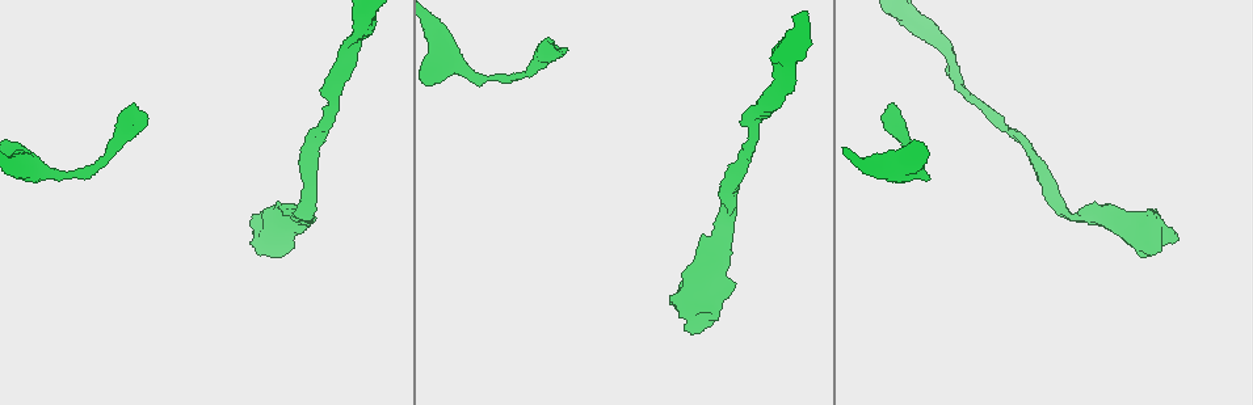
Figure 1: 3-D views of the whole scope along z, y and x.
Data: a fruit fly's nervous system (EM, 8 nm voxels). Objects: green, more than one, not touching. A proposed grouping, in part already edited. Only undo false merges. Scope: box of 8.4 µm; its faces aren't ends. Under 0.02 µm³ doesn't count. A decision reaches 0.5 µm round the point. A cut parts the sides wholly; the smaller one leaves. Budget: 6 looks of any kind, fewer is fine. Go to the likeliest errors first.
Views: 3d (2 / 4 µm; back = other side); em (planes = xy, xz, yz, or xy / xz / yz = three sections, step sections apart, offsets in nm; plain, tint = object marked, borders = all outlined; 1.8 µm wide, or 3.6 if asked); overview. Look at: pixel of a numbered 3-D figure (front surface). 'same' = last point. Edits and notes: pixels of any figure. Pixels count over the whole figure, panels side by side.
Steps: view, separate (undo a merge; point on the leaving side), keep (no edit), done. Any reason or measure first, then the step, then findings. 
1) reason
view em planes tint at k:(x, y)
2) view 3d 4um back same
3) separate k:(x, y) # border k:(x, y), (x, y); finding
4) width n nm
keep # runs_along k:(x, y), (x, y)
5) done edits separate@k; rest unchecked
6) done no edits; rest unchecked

calibre changes
view 3d 4um at 1:(72, 172)

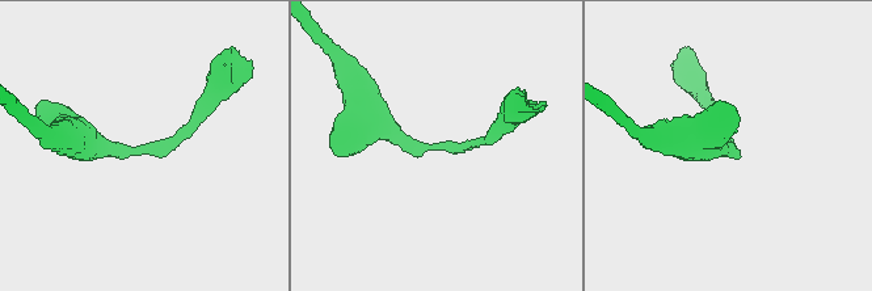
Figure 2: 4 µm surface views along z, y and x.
need the tissue
view em planes tint at 2:(141, 147)

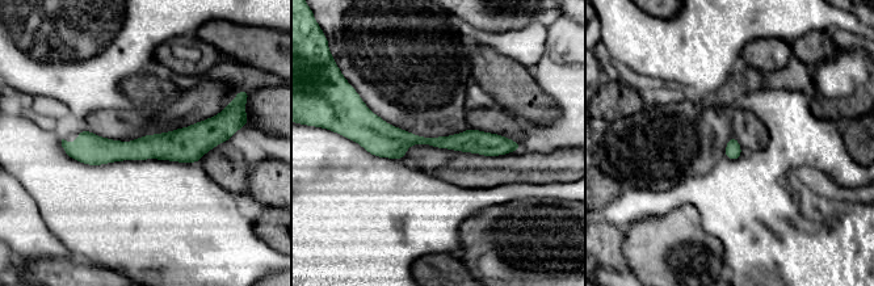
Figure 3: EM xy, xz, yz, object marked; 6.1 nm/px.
keep # runs_along 3:(223, 135), (138, 150), (66, 146); one neuron here

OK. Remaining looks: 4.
a narrow waist
view 3d 4um at 1:(344, 52)

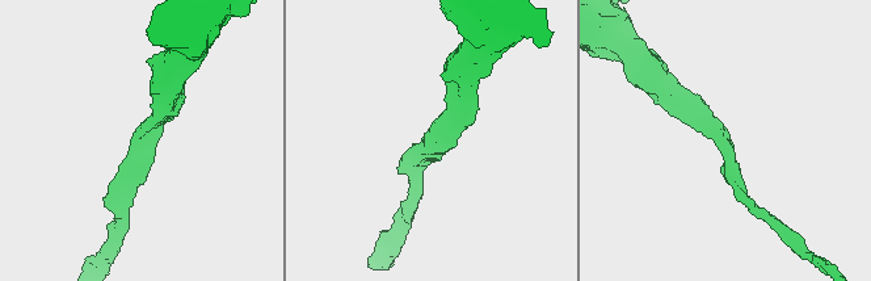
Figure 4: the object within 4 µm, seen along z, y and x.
view em planes plain at 4:(137, 146)

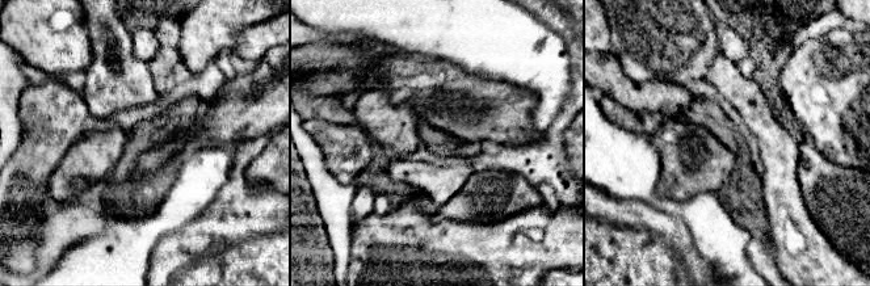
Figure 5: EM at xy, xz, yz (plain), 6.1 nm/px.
view em planes tint same

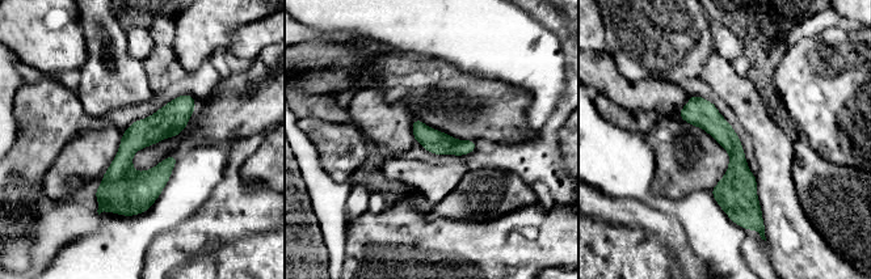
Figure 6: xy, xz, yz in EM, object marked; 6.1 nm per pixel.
keep # runs_along 6:(186, 97), (125, 153), (121, 189), (102, 207); all the same neuron

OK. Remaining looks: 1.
done no edits; rest unchecked

